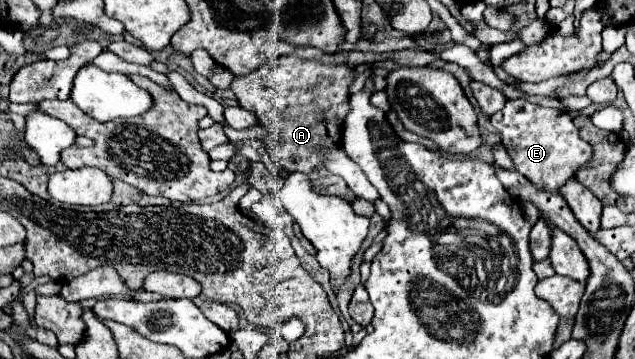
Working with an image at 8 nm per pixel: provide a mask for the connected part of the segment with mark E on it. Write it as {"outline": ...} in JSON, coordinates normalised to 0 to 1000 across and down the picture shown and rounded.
{"outline":[[[798,279],[795,301],[773,323],[773,345],[789,368],[792,407],[811,451],[811,474],[855,529],[880,529],[893,496],[902,496],[912,462],[931,440],[931,407],[912,384],[899,318],[852,301],[830,279]]]}

